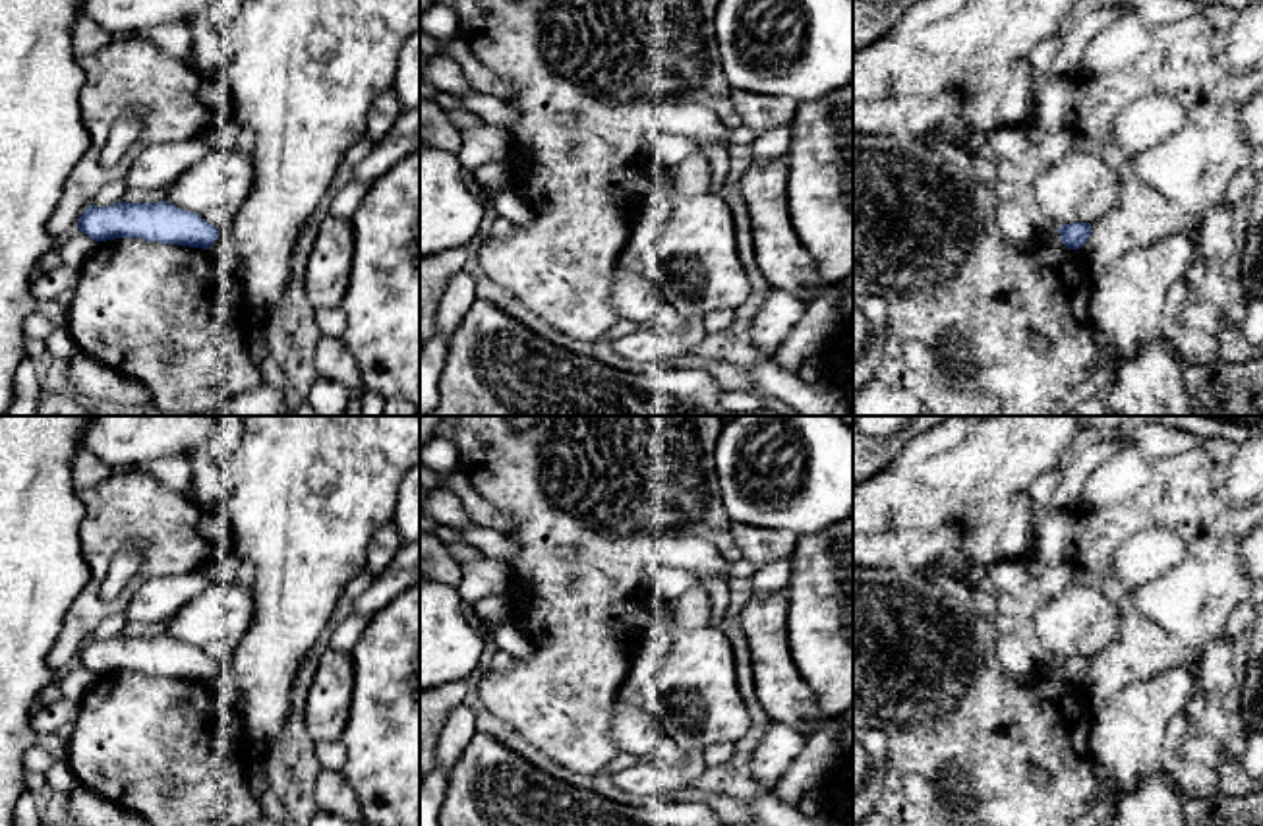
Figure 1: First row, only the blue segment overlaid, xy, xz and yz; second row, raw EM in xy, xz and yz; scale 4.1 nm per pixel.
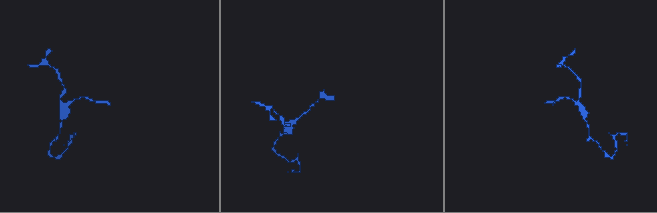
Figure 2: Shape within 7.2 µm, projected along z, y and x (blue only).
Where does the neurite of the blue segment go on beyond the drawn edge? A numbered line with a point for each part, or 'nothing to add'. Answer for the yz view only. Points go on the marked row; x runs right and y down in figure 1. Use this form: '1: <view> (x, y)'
nothing to add

